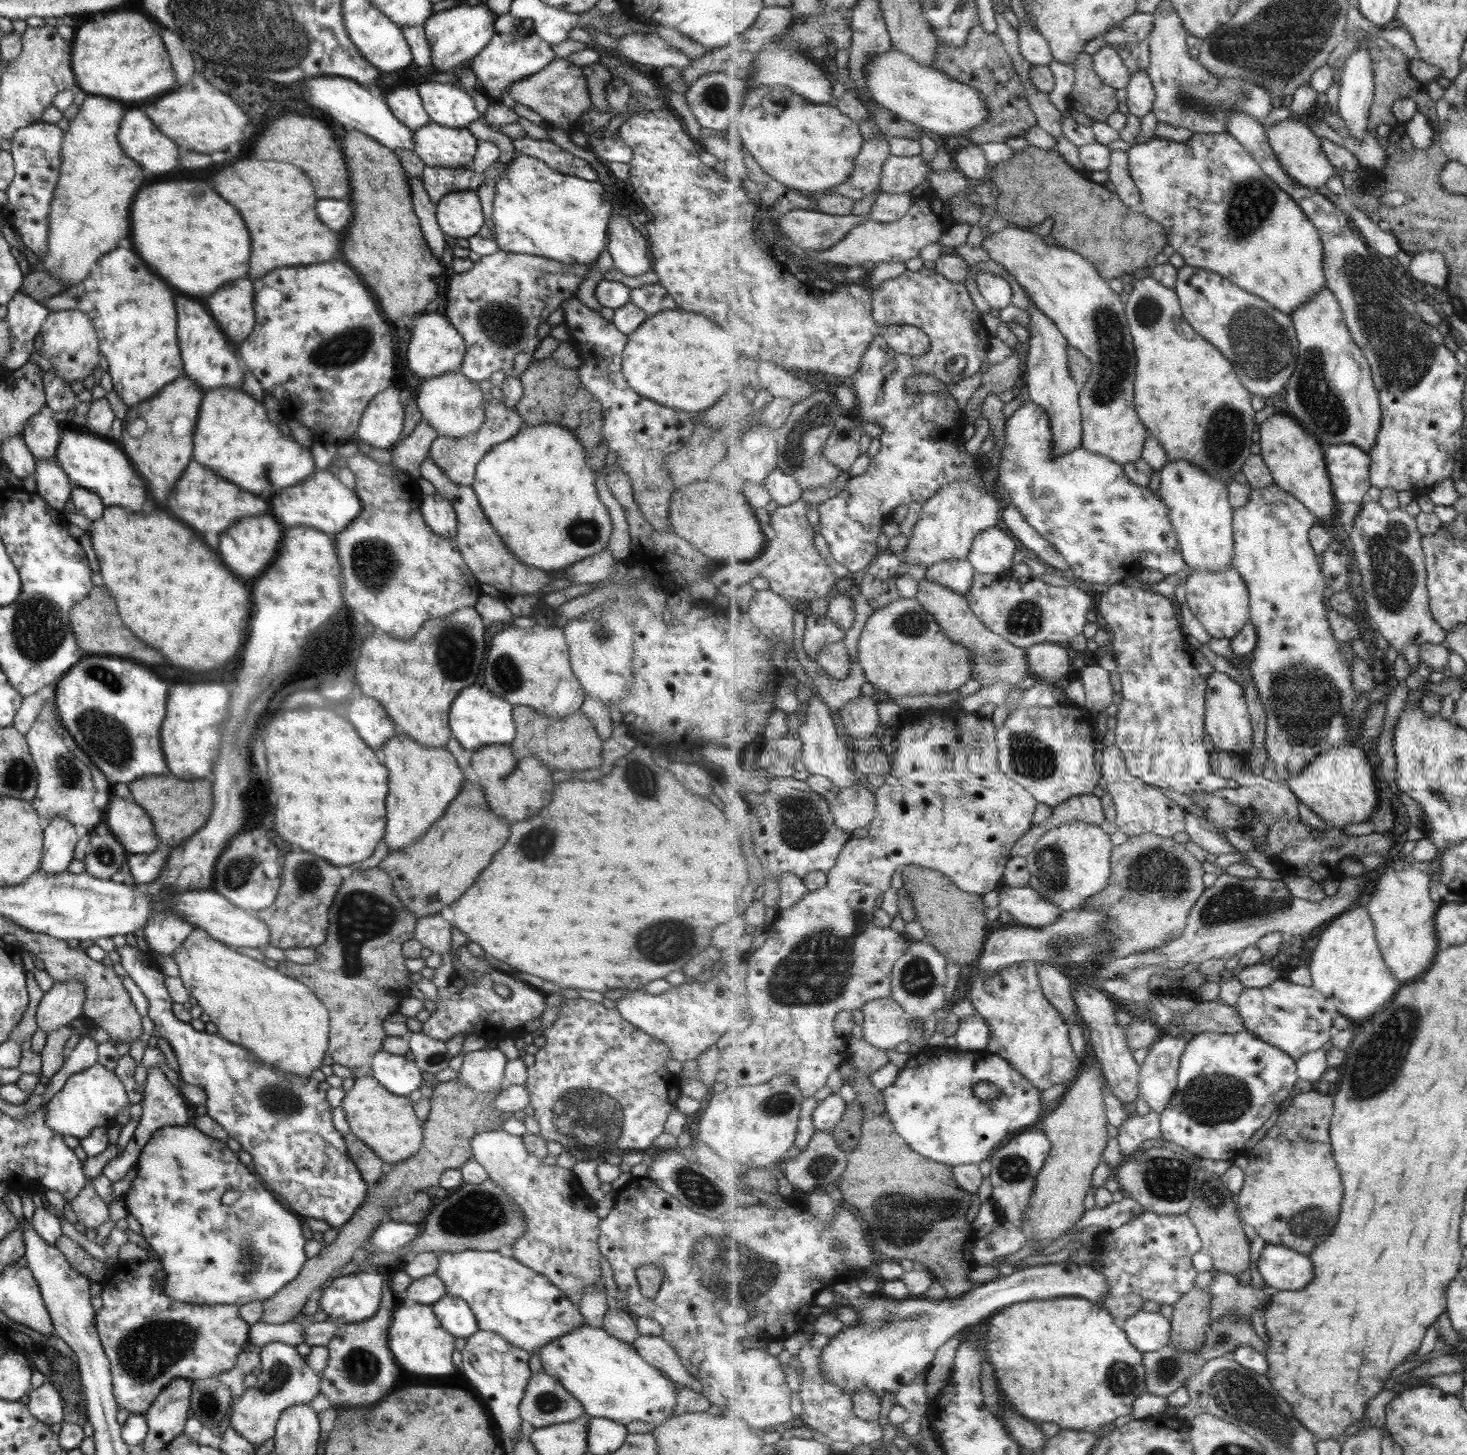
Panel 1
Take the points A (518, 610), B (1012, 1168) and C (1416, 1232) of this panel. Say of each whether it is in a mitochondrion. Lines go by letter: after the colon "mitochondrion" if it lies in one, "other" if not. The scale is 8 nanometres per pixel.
A: other
B: mitochondrion
C: other

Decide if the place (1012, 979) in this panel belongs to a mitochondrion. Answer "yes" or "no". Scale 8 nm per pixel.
no

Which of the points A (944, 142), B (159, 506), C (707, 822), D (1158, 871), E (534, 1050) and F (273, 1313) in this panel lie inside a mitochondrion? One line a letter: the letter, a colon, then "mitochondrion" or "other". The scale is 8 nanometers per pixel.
A: other
B: other
C: other
D: mitochondrion
E: other
F: other

